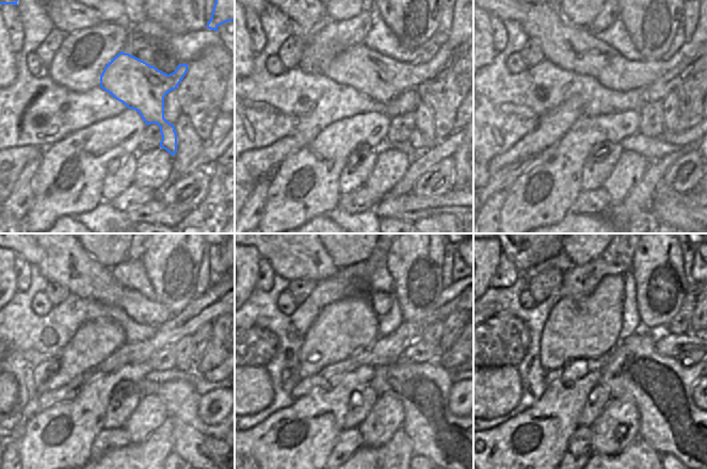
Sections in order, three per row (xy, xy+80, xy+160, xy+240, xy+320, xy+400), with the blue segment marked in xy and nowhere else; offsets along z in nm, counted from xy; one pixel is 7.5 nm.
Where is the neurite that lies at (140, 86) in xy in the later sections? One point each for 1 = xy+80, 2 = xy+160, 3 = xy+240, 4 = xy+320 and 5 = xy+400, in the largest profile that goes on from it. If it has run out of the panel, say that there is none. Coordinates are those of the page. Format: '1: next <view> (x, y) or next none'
1: next xy+80 (381, 78)
2: next xy+160 (572, 48)
3: next xy+240 (59, 255)
4: next xy+320 (292, 255)
5: next xy+400 (526, 255)

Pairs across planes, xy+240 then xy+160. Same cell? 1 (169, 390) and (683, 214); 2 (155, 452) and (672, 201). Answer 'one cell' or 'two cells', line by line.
1: one cell
2: two cells

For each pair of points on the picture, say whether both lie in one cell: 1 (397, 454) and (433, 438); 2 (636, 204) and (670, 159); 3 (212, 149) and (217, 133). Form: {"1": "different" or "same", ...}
{"1": "different", "2": "same", "3": "different"}

